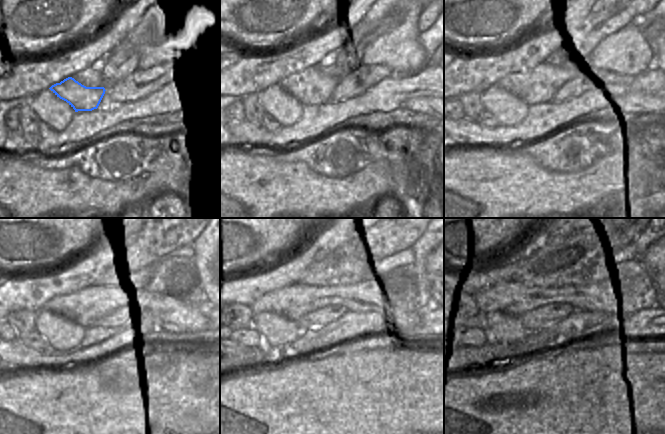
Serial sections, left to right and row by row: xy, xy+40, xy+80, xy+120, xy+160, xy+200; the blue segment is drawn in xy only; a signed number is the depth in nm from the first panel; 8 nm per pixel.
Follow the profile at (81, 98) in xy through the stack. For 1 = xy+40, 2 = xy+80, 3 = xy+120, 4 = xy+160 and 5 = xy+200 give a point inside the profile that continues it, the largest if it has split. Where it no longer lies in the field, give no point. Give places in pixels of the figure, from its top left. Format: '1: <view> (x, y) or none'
1: xy+40 (312, 86)
2: xy+80 (538, 85)
3: xy+120 (85, 307)
4: xy+160 (293, 302)
5: xy+200 (513, 298)

